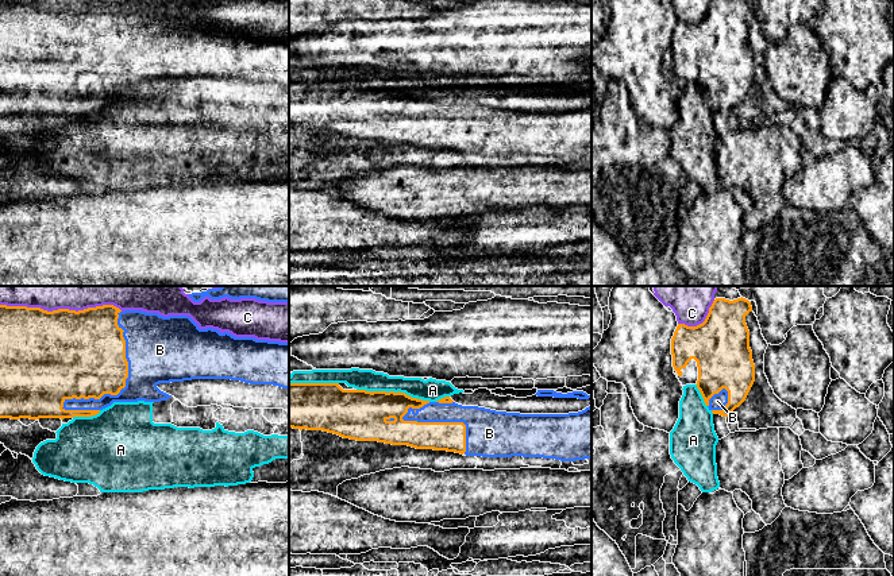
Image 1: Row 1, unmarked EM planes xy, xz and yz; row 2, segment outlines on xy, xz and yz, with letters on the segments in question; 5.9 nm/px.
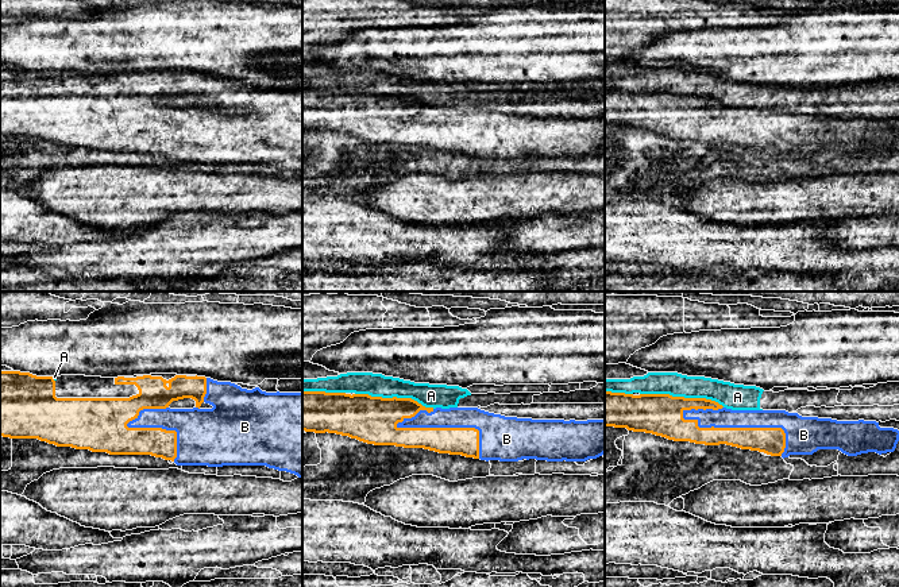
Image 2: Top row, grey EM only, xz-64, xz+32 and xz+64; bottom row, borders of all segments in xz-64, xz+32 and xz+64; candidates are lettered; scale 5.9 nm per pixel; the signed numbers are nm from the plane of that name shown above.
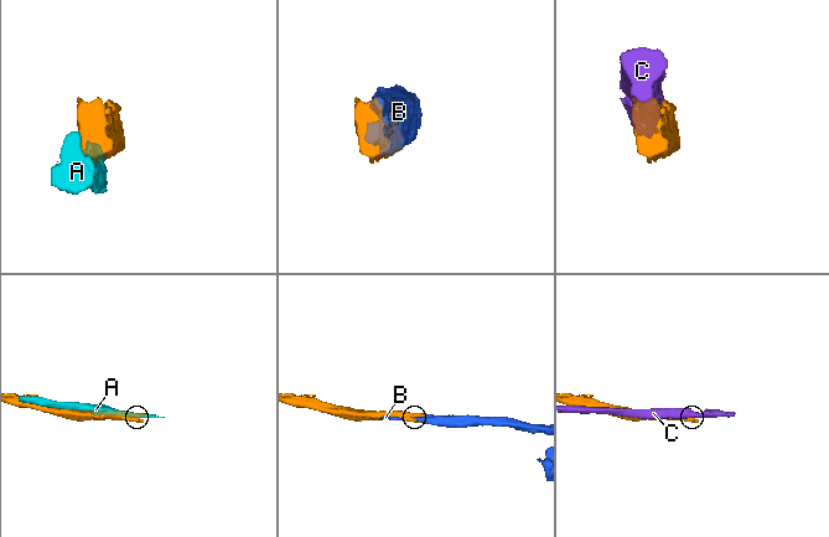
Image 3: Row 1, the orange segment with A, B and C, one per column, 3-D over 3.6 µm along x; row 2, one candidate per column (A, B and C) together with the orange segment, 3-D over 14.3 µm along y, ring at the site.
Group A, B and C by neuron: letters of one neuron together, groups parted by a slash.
A / B / C

